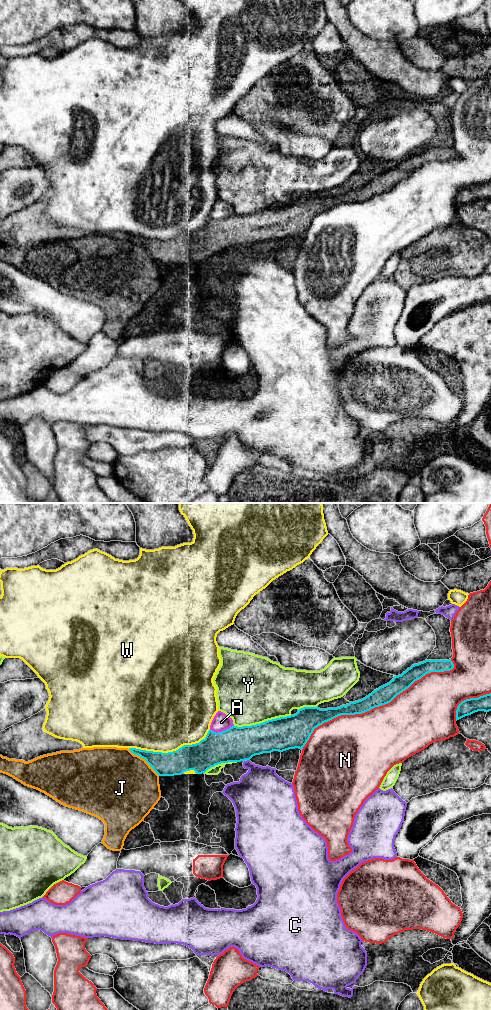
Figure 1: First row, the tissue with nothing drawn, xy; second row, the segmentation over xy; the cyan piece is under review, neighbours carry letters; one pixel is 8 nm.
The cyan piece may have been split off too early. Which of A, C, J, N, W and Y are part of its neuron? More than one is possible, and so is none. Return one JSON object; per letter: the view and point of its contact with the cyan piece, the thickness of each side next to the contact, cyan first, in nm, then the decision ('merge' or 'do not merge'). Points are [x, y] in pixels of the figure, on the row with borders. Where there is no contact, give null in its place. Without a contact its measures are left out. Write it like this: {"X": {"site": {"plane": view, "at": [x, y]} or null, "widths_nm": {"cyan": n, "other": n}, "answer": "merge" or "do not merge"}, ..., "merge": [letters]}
{"A": {"site": {"plane": "xy", "at": [222, 731]}, "widths_nm": {"cyan": 280, "other": 140}, "answer": "do not merge"}, "C": {"site": {"plane": "xy", "at": [248, 759]}, "widths_nm": {"cyan": 280, "other": 320}, "answer": "do not merge"}, "J": {"site": {"plane": "xy", "at": [144, 758]}, "widths_nm": {"cyan": 190, "other": 480}, "answer": "do not merge"}, "N": {"site": {"plane": "xy", "at": [376, 706]}, "widths_nm": {"cyan": 150, "other": 480}, "answer": "do not merge"}, "W": {"site": {"plane": "xy", "at": [170, 752]}, "widths_nm": {"cyan": 240, "other": 480}, "answer": "do not merge"}, "Y": {"site": {"plane": "xy", "at": [261, 723]}, "widths_nm": {"cyan": 280, "other": 480}, "answer": "do not merge"}, "merge": []}

